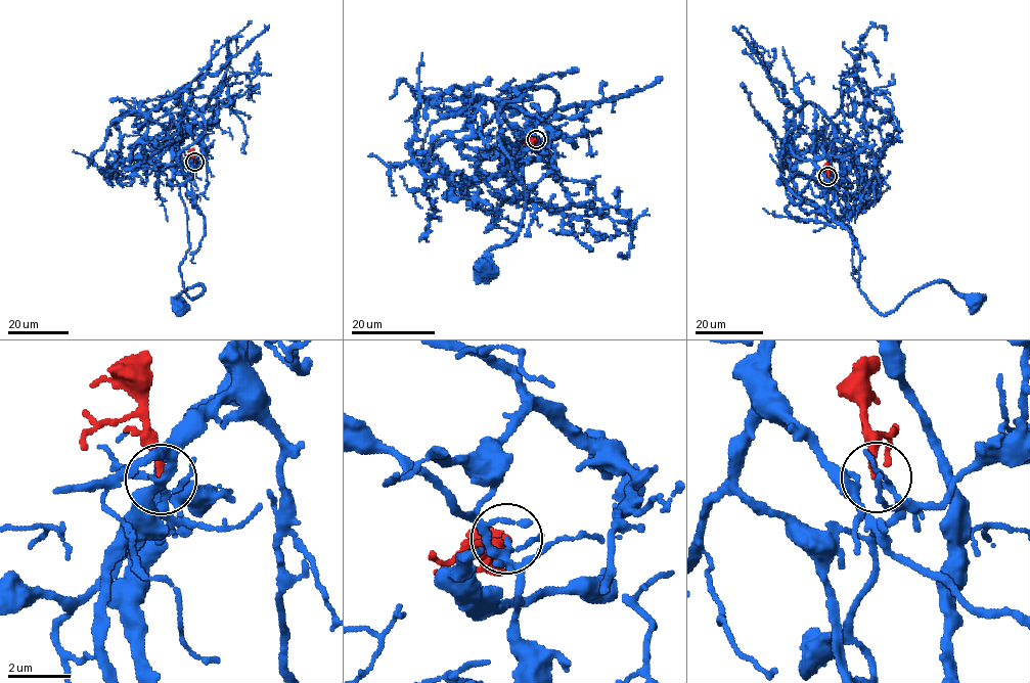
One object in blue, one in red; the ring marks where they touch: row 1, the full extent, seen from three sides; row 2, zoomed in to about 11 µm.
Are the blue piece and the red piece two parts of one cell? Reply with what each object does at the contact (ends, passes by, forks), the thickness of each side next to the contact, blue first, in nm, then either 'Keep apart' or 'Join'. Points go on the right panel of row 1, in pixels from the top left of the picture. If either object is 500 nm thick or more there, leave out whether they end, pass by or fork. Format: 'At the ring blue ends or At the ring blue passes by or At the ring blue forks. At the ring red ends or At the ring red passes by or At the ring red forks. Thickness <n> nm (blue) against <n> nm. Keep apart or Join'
At the ring blue passes by. At the ring red ends. Thickness 130 nm (blue) against 200 nm. Join

